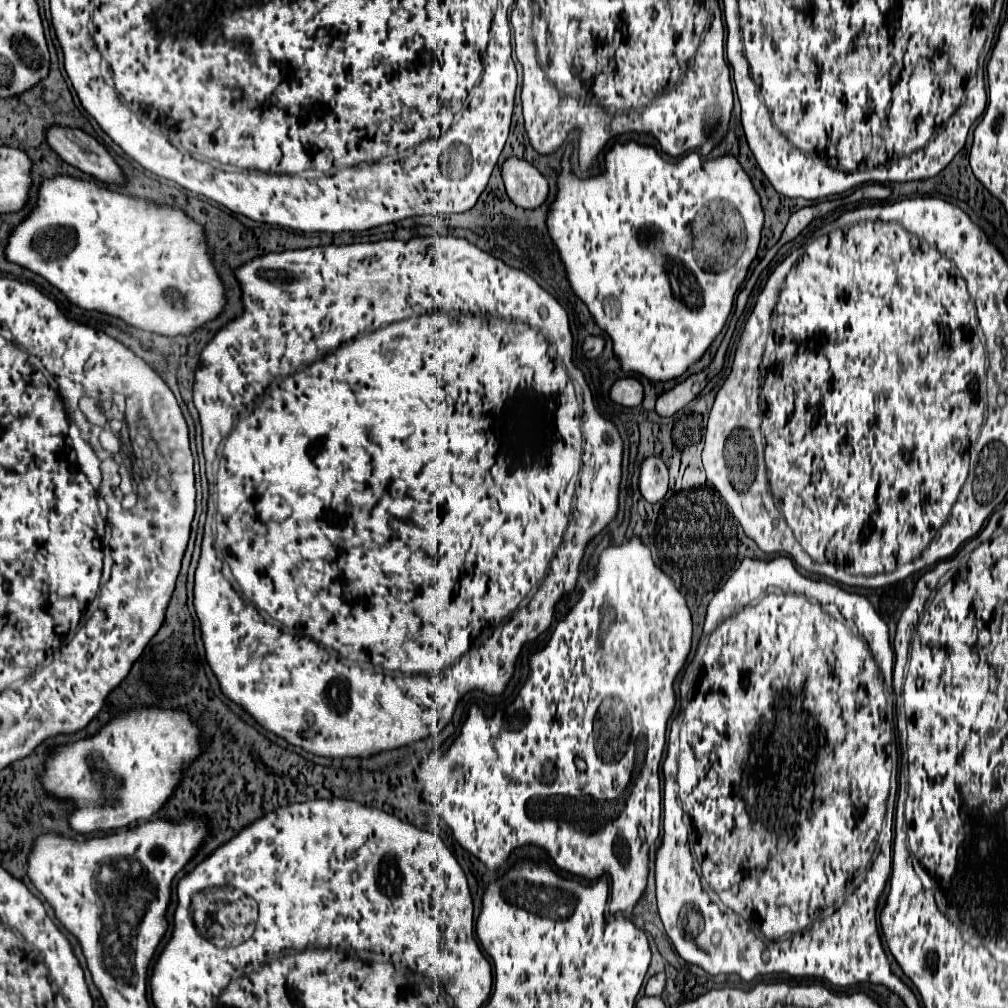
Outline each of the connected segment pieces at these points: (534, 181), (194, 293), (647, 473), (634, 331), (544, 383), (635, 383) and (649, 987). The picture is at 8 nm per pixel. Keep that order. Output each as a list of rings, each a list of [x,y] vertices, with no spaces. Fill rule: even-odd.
[[[508,158],[502,166],[502,178],[510,200],[520,208],[534,210],[548,198],[548,180],[526,160]]]
[[[58,176],[42,184],[38,208],[14,228],[6,246],[6,258],[46,278],[52,286],[60,288],[72,304],[118,316],[126,324],[154,334],[186,336],[208,320],[214,320],[226,302],[200,224],[184,216],[178,208],[152,204],[68,176]]]
[[[656,456],[646,458],[640,466],[640,492],[642,492],[642,496],[650,504],[654,504],[666,496],[666,490],[668,490],[668,468],[666,468],[666,464]]]
[[[628,142],[624,146],[620,146],[620,144],[614,146],[614,150],[606,156],[606,170],[600,176],[594,176],[594,178],[588,178],[588,180],[578,180],[570,172],[568,156],[570,156],[570,146],[566,148],[564,160],[562,160],[562,174],[558,178],[556,200],[554,200],[554,204],[550,206],[550,212],[548,212],[548,230],[550,230],[550,236],[552,236],[554,244],[560,250],[560,258],[566,266],[566,274],[568,274],[572,290],[588,306],[588,310],[594,316],[596,324],[612,338],[614,354],[620,358],[622,368],[626,372],[636,372],[636,374],[642,374],[650,380],[672,380],[672,378],[678,378],[678,376],[686,374],[688,366],[692,366],[694,362],[700,360],[700,356],[708,350],[708,346],[714,342],[714,338],[724,328],[724,324],[728,320],[728,314],[732,310],[732,304],[734,304],[734,296],[736,296],[738,288],[742,286],[742,282],[746,280],[748,268],[750,268],[750,264],[752,264],[752,260],[756,258],[756,252],[758,252],[764,214],[762,214],[760,198],[758,198],[756,190],[752,188],[750,178],[740,168],[740,164],[734,156],[720,156],[716,160],[700,162],[700,166],[697,166],[697,152],[692,151],[674,163],[665,162],[652,146],[642,146],[641,144],[634,144],[634,142]]]
[[[420,236],[420,238],[410,238],[408,242],[380,240],[380,242],[368,242],[368,244],[348,244],[348,246],[330,244],[330,246],[316,246],[316,248],[304,248],[304,250],[268,252],[236,268],[234,278],[238,280],[240,290],[242,290],[242,314],[238,314],[234,320],[230,320],[224,328],[220,328],[214,334],[214,338],[200,352],[200,364],[194,372],[194,406],[200,414],[200,424],[202,424],[205,468],[206,464],[212,464],[212,474],[214,474],[214,476],[206,474],[209,484],[208,502],[212,500],[214,546],[208,546],[208,544],[202,546],[201,544],[200,562],[196,568],[196,582],[194,582],[194,610],[200,620],[200,634],[202,634],[202,642],[206,650],[206,660],[214,676],[218,678],[222,694],[226,698],[242,706],[264,730],[270,730],[272,734],[284,738],[288,744],[300,746],[302,750],[312,752],[316,756],[368,758],[378,752],[402,748],[422,738],[436,736],[440,732],[441,739],[449,738],[455,732],[455,726],[450,722],[454,716],[454,708],[468,692],[482,690],[490,696],[500,696],[506,690],[508,682],[514,676],[514,666],[522,652],[522,646],[526,642],[536,640],[552,624],[554,608],[558,600],[576,588],[578,574],[580,574],[578,568],[584,558],[584,550],[588,542],[594,540],[618,514],[624,442],[614,422],[606,420],[598,412],[594,394],[587,385],[583,372],[572,362],[572,332],[570,332],[568,312],[550,292],[538,286],[538,282],[532,276],[528,276],[526,272],[520,272],[518,268],[508,268],[508,264],[504,264],[502,260],[496,260],[492,254],[470,244],[466,238],[456,238],[456,236]],[[240,412],[248,412],[248,416],[240,418],[238,416]],[[262,612],[266,612],[272,620],[276,620],[276,626],[264,622]]]
[[[626,376],[614,382],[610,390],[610,398],[622,406],[640,406],[644,398],[644,386],[640,380]]]
[[[664,974],[652,976],[646,984],[646,996],[660,996],[664,992],[664,986],[666,986],[666,976]]]

